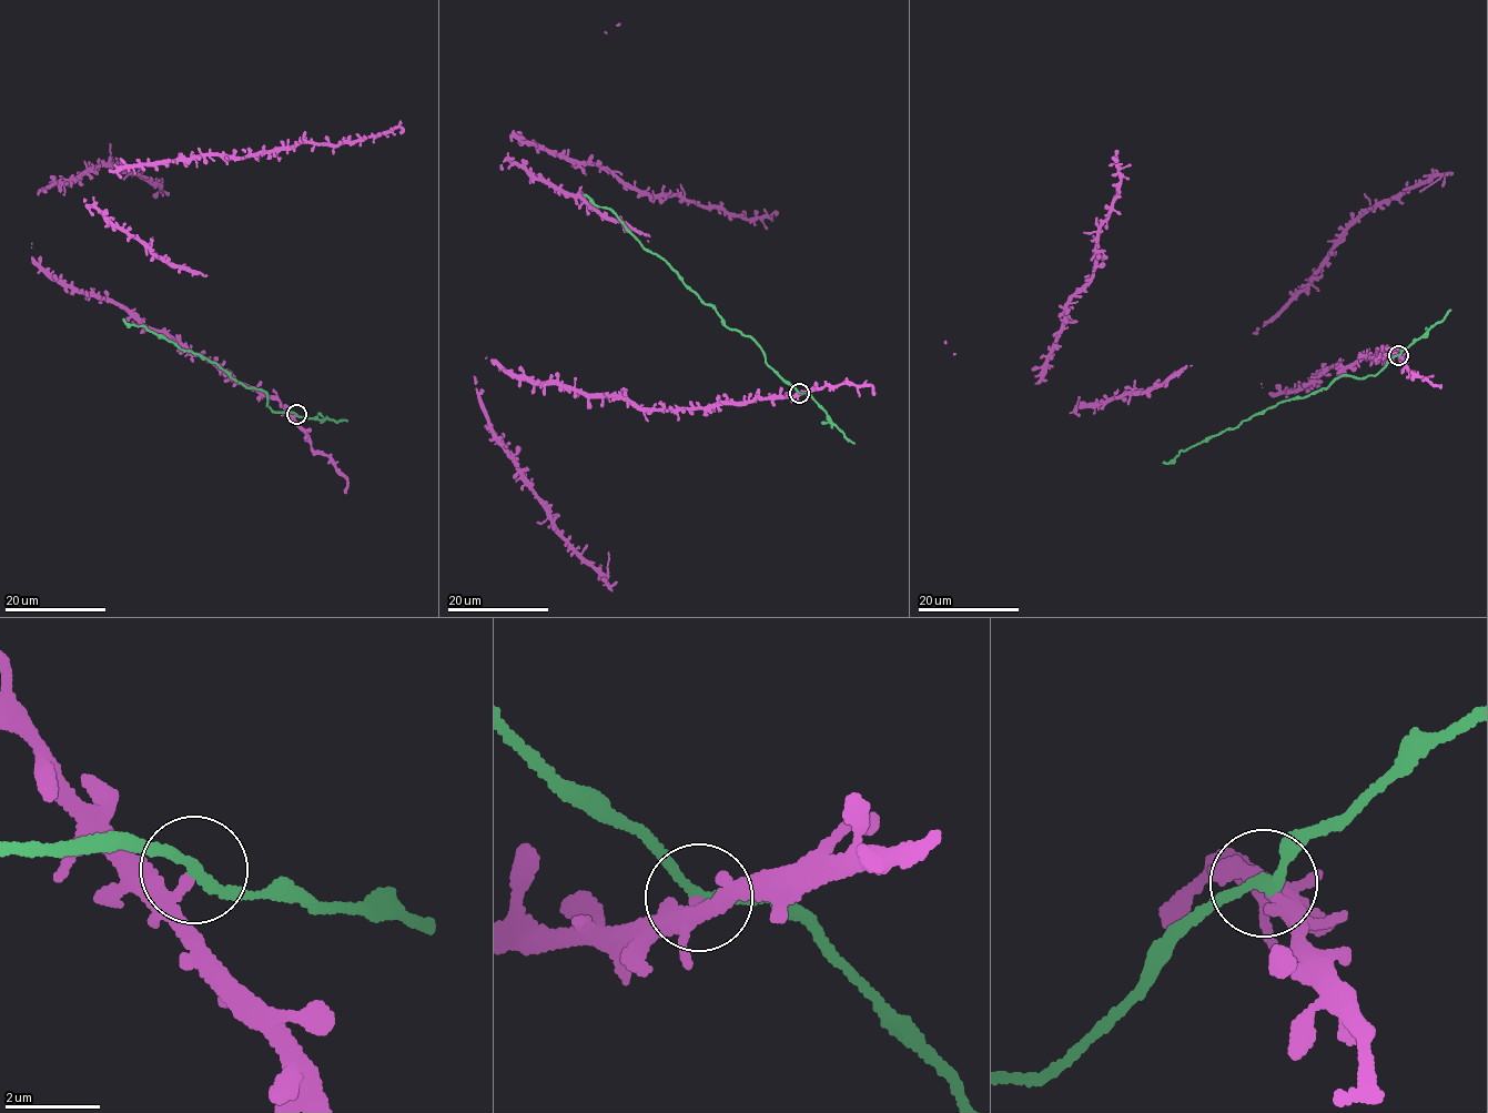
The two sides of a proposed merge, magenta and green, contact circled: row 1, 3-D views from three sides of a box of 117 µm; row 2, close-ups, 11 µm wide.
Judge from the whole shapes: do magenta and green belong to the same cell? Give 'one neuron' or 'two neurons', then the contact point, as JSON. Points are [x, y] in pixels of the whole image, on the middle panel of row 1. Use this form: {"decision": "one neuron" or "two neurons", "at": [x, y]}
{"decision": "one neuron", "at": [799, 393]}

